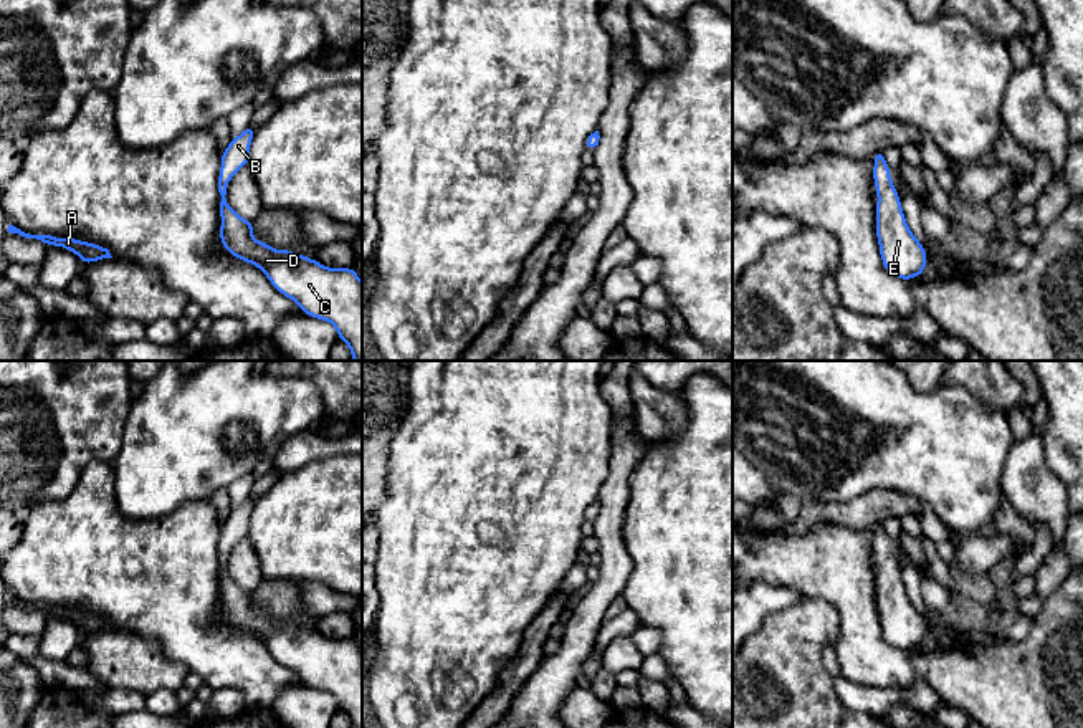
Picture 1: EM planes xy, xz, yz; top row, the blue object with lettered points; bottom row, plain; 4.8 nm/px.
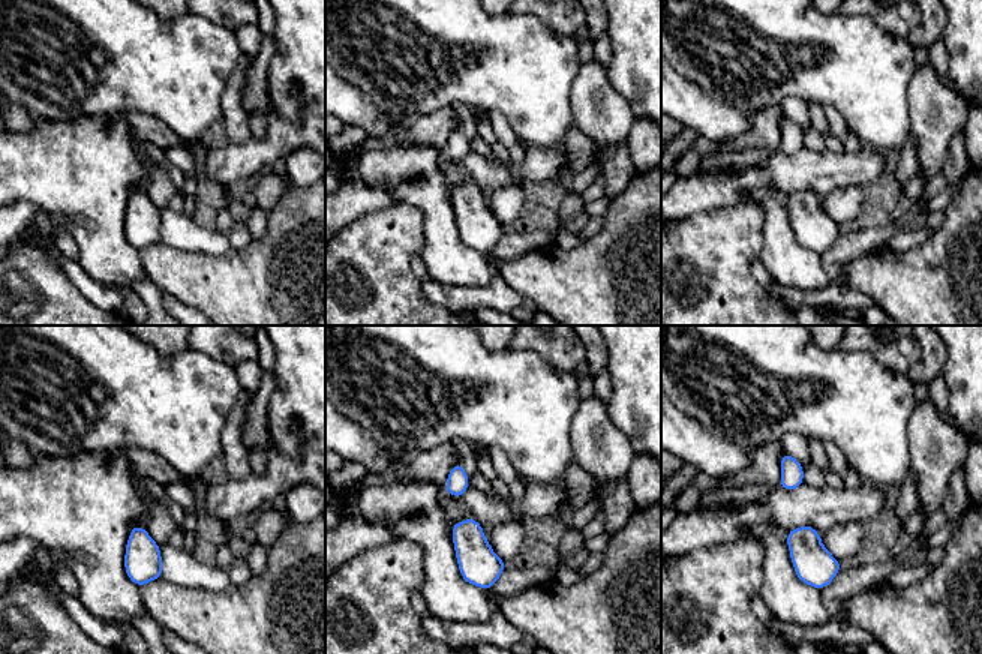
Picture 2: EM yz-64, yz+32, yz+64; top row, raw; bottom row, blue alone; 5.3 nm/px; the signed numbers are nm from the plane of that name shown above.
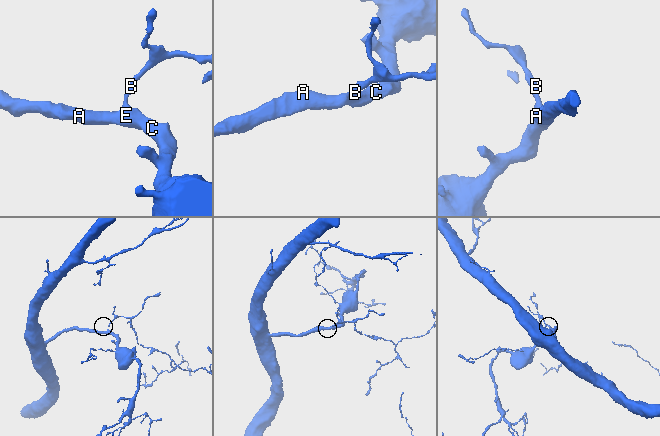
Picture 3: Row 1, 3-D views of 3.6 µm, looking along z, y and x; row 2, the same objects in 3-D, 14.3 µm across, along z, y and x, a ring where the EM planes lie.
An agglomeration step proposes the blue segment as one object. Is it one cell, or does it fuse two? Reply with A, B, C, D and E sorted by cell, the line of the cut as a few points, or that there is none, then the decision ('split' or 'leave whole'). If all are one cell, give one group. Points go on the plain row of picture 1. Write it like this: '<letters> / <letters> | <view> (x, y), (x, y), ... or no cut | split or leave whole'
A B C D E | no cut | leave whole

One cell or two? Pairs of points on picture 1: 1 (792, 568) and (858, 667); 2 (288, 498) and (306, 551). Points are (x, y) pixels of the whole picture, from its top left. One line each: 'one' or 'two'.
1: one
2: one

